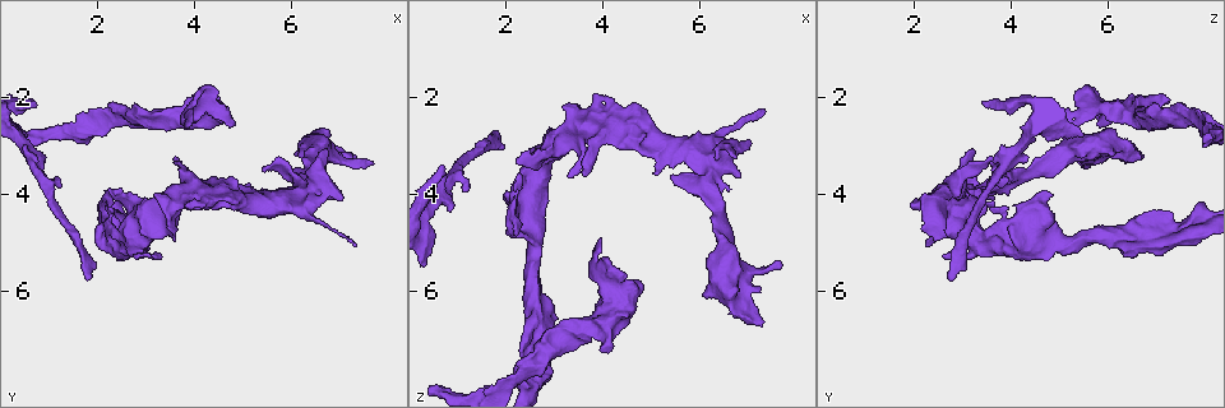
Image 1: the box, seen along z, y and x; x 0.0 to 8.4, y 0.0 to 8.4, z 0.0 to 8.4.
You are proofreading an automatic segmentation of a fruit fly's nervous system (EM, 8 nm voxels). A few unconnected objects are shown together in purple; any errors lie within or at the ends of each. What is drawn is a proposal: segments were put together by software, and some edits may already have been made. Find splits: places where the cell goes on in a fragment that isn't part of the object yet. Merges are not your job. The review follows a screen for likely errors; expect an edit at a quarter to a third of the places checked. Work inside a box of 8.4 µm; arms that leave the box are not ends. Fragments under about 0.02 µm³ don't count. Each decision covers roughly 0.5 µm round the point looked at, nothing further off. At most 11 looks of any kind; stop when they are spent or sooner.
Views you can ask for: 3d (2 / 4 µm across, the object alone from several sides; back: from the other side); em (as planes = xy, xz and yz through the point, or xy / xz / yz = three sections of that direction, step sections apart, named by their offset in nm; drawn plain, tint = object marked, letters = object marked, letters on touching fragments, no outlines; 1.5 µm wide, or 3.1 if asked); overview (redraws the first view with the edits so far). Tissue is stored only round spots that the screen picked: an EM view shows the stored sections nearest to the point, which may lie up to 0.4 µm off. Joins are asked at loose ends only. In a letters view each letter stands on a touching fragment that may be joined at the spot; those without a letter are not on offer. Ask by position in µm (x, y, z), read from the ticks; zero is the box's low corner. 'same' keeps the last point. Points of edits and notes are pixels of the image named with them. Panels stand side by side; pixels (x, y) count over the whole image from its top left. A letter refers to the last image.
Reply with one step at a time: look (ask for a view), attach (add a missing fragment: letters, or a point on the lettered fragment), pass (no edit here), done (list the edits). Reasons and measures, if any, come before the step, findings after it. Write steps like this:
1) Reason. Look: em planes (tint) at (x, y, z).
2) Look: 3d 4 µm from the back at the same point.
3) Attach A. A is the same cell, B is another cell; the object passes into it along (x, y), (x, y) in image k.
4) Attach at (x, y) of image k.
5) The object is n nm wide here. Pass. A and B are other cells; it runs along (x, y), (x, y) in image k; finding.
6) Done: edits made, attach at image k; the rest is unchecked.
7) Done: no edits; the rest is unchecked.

Look: 3d 4 µm at (2.35, 4.35, 7.20).

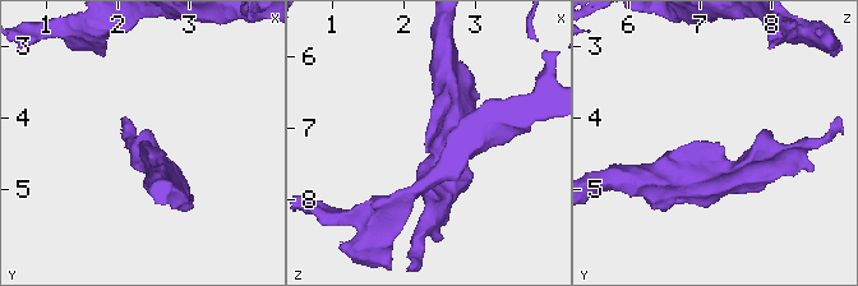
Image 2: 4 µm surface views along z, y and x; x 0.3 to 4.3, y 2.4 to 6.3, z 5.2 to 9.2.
Look: em planes (tint) at (2.35, 4.35, 7.15).

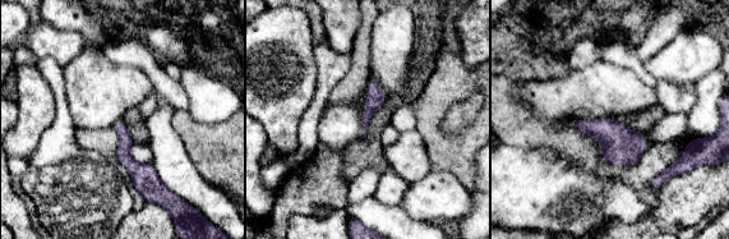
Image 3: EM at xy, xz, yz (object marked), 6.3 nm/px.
See the neighbours. Look: em planes (letters) at the same point.

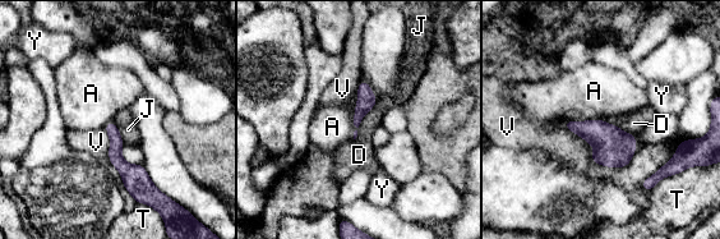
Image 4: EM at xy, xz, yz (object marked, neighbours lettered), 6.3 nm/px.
Pass. A, D, J, T, V and Y are other cells; a border runs along (378, 100), (365, 114), (358, 128) in image 4; none of them fits.

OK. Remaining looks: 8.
An open end. Look: 3d 4 µm at (3.90, 2.05, 7.20).

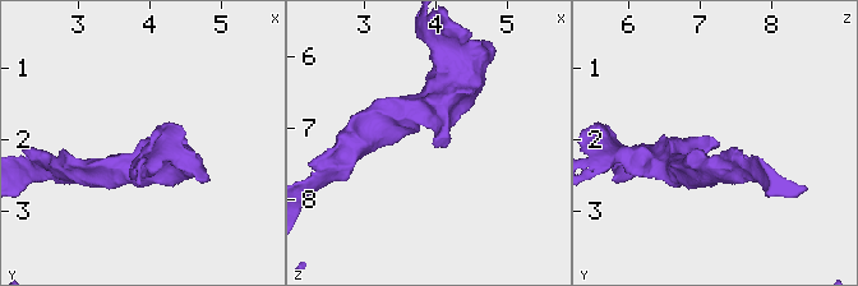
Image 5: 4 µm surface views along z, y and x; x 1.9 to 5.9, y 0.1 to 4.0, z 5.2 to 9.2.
Look: em planes (letters) at (3.95, 2.10, 7.20).

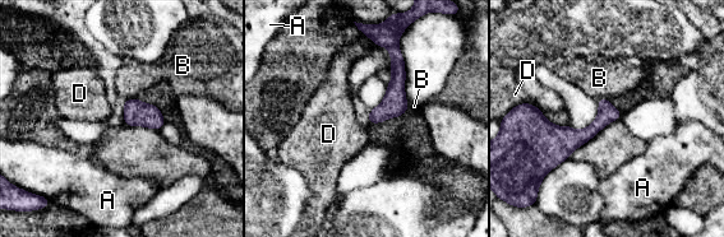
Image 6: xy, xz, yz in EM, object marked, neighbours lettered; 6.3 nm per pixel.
Pass. A, B and D are other cells; a border runs along (365, 35), (374, 45) in image 6; no lettered fragment goes on from it.

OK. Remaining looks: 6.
An open end. Look: 3d 2 µm at (7.30, 3.25, 6.75).

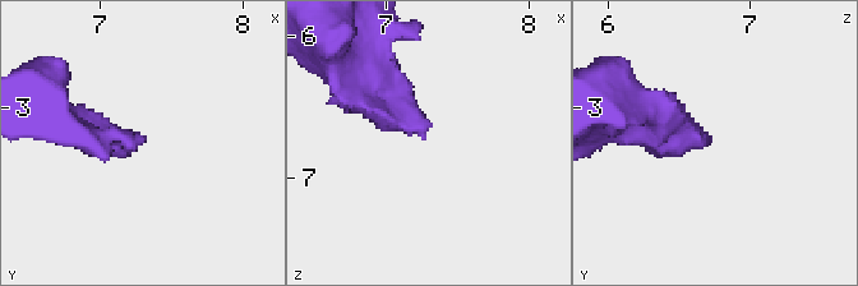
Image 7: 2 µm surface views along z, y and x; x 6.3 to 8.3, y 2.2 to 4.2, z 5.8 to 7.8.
Look: em xy step 8 (tint) at (7.28, 3.22, 6.74).

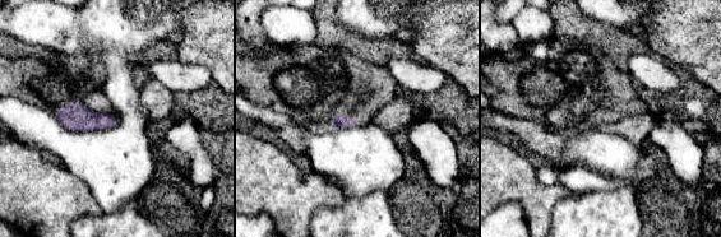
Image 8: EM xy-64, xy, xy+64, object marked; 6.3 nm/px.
Look: em planes (letters) at the same point.

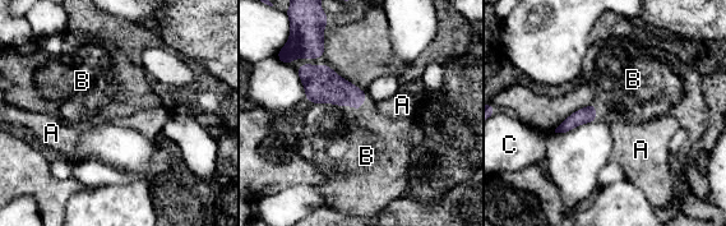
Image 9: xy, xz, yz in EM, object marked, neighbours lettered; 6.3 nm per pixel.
Attach B. B is the same cell, A and C are other cells; the object passes into it along (322, 84), (338, 105), (343, 143) in image 9; the cell continues.

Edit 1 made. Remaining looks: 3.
See it whole again. Look: overview.

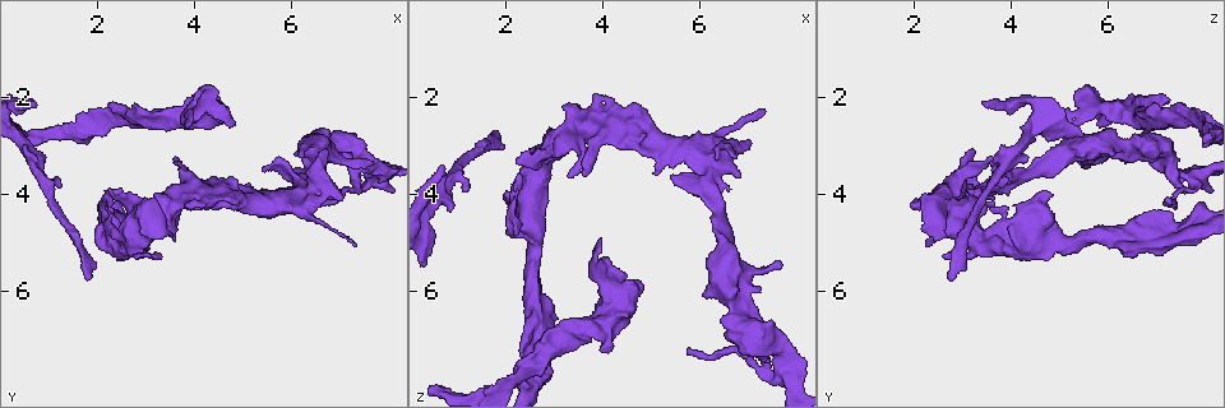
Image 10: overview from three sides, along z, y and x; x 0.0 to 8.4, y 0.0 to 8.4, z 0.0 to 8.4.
Branch stops here. Look: em xy step 4 (tint) at (0.80, 2.10, 3.50).

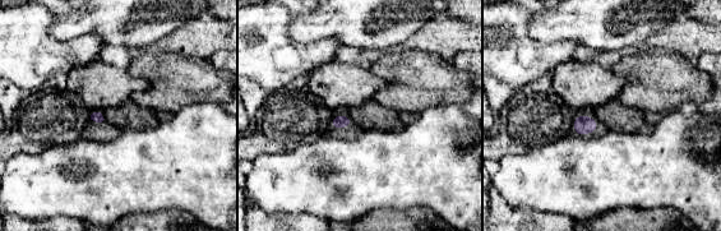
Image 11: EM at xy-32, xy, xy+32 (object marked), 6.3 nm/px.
Cut it another way. Look: em planes (letters) at the same point.

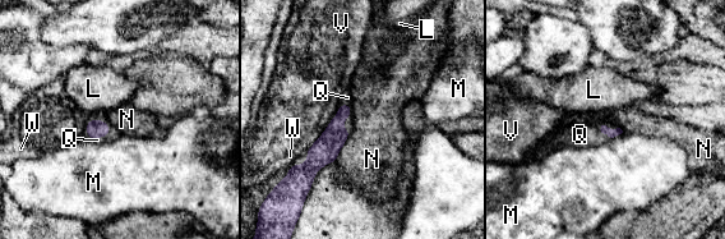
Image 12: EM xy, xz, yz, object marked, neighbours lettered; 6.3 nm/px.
Attach Q. Q is the same cell, L, M, N, V and W are other cells; the object passes into it along (332, 139), (345, 104), (347, 97) in image 12; it goes on there.

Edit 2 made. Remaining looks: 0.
Done: edits made, attach at image 9, attach at image 12; the rest is unchecked.

